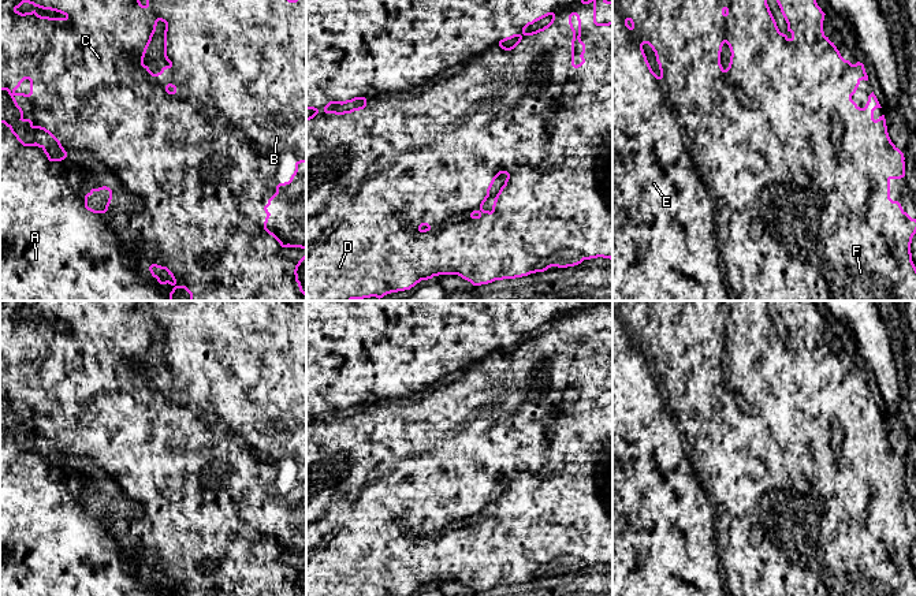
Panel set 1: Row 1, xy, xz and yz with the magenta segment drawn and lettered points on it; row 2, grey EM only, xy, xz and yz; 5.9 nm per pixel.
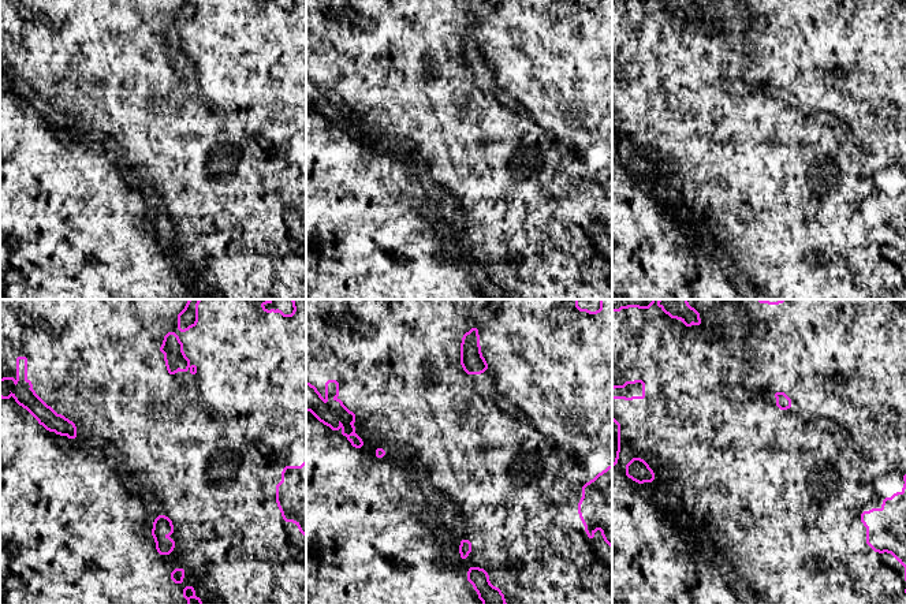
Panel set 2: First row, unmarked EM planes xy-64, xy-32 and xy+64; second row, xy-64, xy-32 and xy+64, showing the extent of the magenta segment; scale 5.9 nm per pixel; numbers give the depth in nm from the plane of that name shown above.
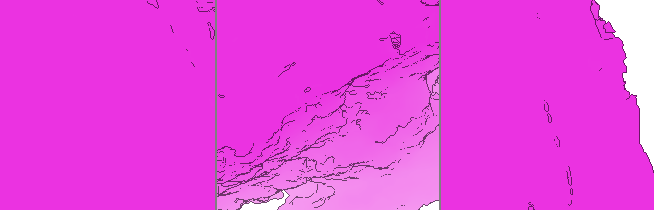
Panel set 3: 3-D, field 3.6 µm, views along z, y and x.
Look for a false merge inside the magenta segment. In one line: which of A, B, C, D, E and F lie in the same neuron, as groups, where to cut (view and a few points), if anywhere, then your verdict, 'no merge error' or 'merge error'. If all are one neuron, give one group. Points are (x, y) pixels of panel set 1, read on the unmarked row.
A C D E / B F; cut in xy along (190, 301), (152, 573); merge error

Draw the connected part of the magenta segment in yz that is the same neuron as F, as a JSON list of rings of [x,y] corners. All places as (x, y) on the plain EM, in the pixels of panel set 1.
[[[675,310],[670,316],[656,316],[649,319],[648,312],[640,312],[643,321],[633,338],[658,338],[660,340],[660,358],[655,360],[658,370],[663,370],[671,379],[671,394],[667,407],[677,421],[681,420],[703,420],[704,414],[699,410],[699,405],[688,394],[688,383],[697,381],[700,376],[723,376],[729,391],[733,394],[741,413],[742,425],[733,431],[736,435],[733,452],[738,455],[734,458],[725,458],[722,447],[714,444],[697,444],[690,440],[689,447],[697,450],[701,457],[690,458],[690,463],[696,476],[707,492],[707,495],[718,504],[719,521],[715,525],[716,554],[720,560],[720,570],[723,573],[723,582],[729,596],[916,596],[916,578],[906,577],[901,581],[895,580],[895,571],[901,567],[912,567],[911,550],[916,540],[916,525],[912,525],[901,513],[898,507],[890,504],[890,485],[875,485],[870,478],[871,474],[905,474],[902,469],[861,469],[853,463],[849,455],[842,450],[841,444],[846,437],[850,437],[850,446],[854,446],[857,436],[870,435],[870,428],[874,425],[874,417],[882,414],[874,398],[868,402],[864,414],[860,414],[852,402],[856,399],[860,388],[868,387],[864,370],[857,368],[852,370],[845,366],[834,349],[827,351],[812,351],[808,347],[793,342],[789,344],[781,339],[777,328],[770,317],[768,310],[753,312],[752,320],[752,342],[748,344],[746,360],[731,360],[729,373],[725,376],[722,370],[715,369],[715,361],[708,354],[701,354],[703,343],[696,343],[688,335],[688,317],[678,314]]]

